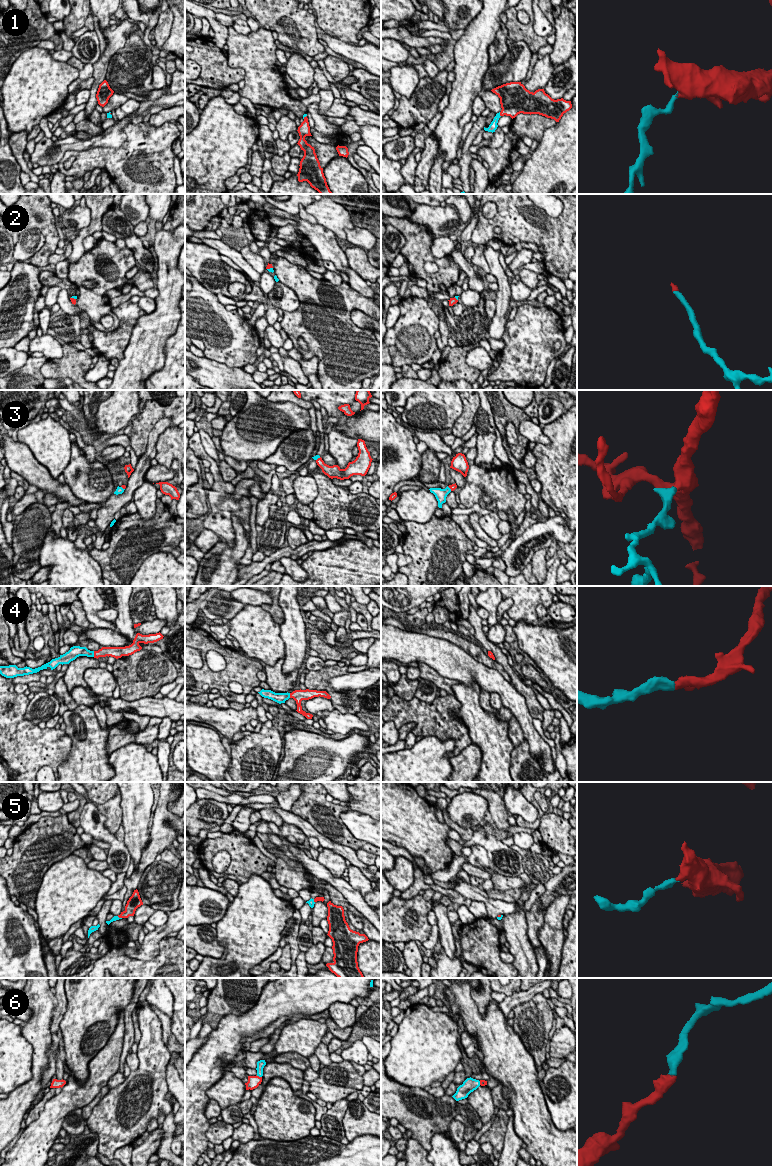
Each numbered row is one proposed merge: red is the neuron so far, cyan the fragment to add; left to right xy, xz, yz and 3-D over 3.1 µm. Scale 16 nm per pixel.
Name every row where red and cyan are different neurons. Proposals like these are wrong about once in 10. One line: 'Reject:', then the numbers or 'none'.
Reject: none

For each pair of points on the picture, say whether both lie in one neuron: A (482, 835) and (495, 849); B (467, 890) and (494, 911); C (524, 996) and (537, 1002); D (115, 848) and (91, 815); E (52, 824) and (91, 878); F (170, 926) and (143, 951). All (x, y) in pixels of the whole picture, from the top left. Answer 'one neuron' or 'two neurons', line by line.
A: one neuron
B: one neuron
C: two neurons
D: one neuron
E: two neurons
F: one neuron

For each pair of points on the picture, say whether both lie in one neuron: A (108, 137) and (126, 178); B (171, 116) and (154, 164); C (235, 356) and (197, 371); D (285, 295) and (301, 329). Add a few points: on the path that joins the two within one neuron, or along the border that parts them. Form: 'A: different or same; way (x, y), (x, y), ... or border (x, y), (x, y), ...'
A: different; border (119, 147), (89, 148)
B: different; border (174, 122), (164, 122), (158, 126), (149, 125)
C: different; border (204, 355), (229, 366), (241, 368)
D: different; border (287, 287), (294, 292), (299, 302), (292, 312)

